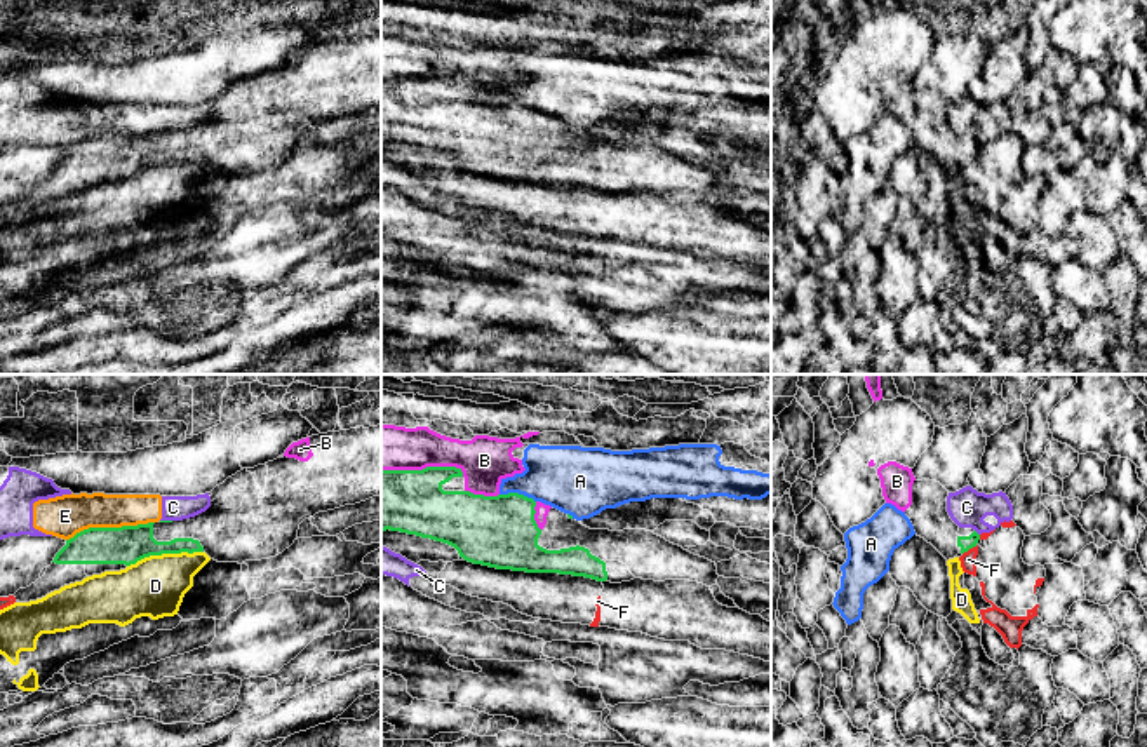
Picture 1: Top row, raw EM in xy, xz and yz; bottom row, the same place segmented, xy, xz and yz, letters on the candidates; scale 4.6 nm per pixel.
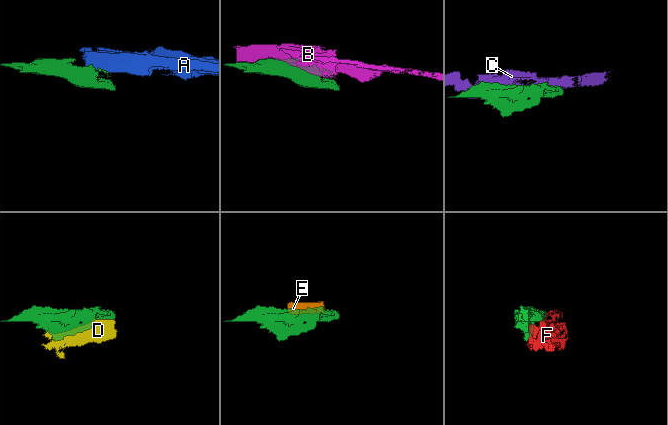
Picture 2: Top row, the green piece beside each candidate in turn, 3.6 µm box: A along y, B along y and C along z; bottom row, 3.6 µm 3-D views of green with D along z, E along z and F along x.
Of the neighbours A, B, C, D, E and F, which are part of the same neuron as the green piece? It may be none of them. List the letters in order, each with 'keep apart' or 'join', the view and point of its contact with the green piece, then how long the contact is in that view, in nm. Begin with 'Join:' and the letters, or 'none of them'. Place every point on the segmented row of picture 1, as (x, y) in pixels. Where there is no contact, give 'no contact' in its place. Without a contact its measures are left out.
Join: none of them
A: keep apart; meets green in xz at (517, 493); contact 170 nm long
B: keep apart; meets green in xz at (423, 469); contact 380 nm long
C: keep apart; meets green in yz at (977, 533); contact 40 nm long
D: keep apart; meets green in xy at (164, 552); contact 360 nm long
E: keep apart; meets green in xy at (110, 528); contact 420 nm long
F: keep apart; meets green in yz at (970, 547); contact 80 nm long

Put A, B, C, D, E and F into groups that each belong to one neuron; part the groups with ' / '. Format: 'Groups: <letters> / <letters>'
Groups: A / B / C E / D F

